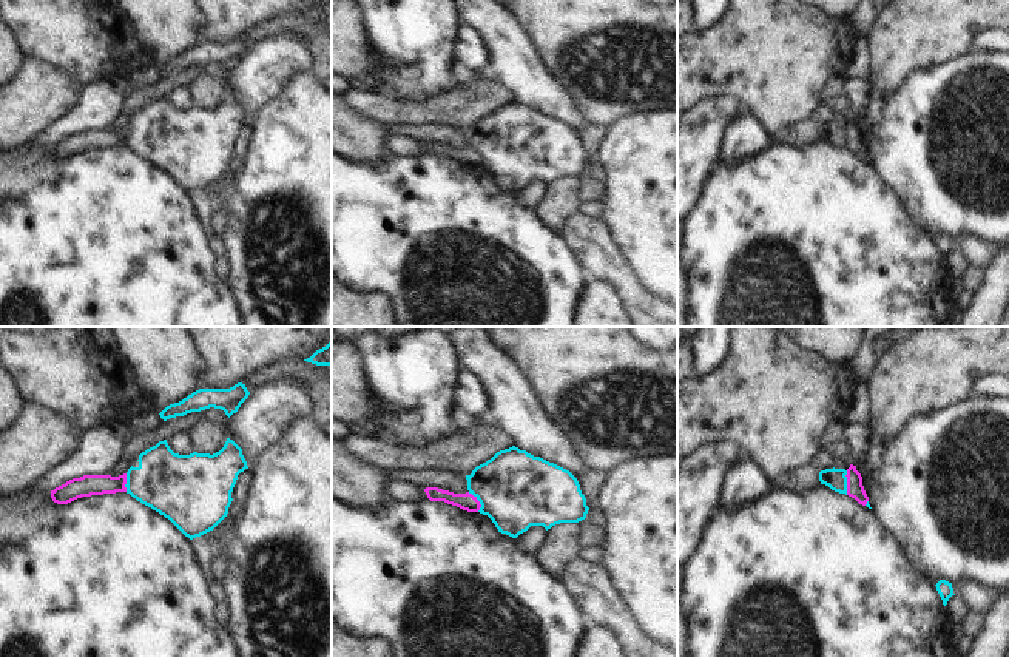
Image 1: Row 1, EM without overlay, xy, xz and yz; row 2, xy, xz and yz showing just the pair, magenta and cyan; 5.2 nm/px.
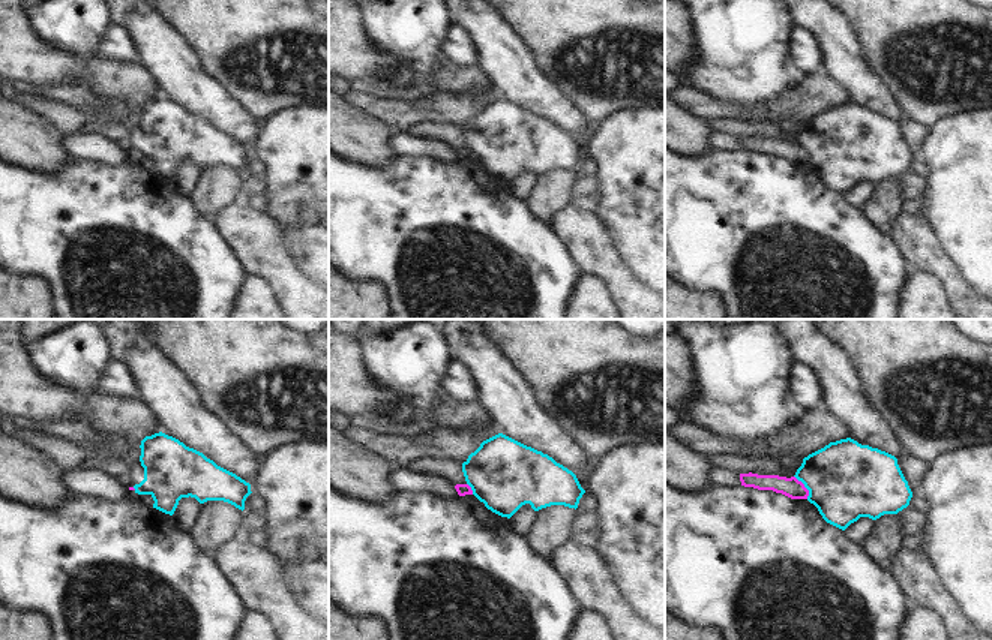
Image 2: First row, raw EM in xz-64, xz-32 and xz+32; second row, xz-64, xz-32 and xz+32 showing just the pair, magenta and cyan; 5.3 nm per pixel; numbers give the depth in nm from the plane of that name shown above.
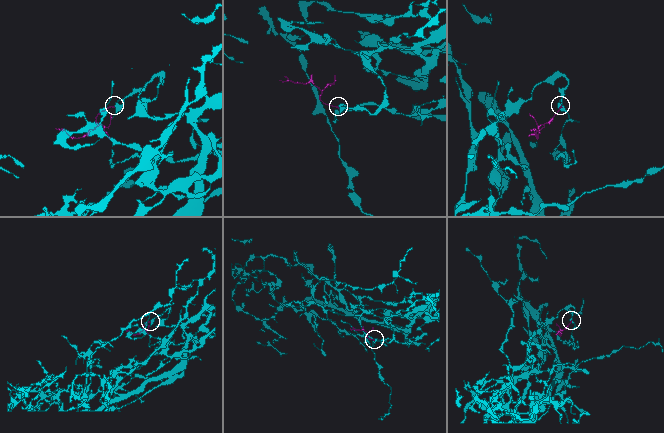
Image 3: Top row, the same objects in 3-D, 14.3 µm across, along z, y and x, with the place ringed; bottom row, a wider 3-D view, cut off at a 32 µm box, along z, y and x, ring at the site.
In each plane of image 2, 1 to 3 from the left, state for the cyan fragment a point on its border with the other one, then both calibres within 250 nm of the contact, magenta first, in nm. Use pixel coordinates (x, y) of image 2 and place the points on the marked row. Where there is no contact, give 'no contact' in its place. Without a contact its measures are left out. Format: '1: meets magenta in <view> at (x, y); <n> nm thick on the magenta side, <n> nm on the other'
1: no contact
2: meets magenta in xz-32 at (470, 489); 60 nm thick on the magenta side, 380 nm on the other
3: meets magenta in xz+32 at (805, 487); 110 nm thick on the magenta side, 420 nm on the other

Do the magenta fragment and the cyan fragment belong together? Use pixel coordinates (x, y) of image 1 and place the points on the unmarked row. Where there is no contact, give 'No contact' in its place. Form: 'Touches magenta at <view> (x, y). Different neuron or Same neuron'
Touches magenta at yz (847, 138). Different neuron.

